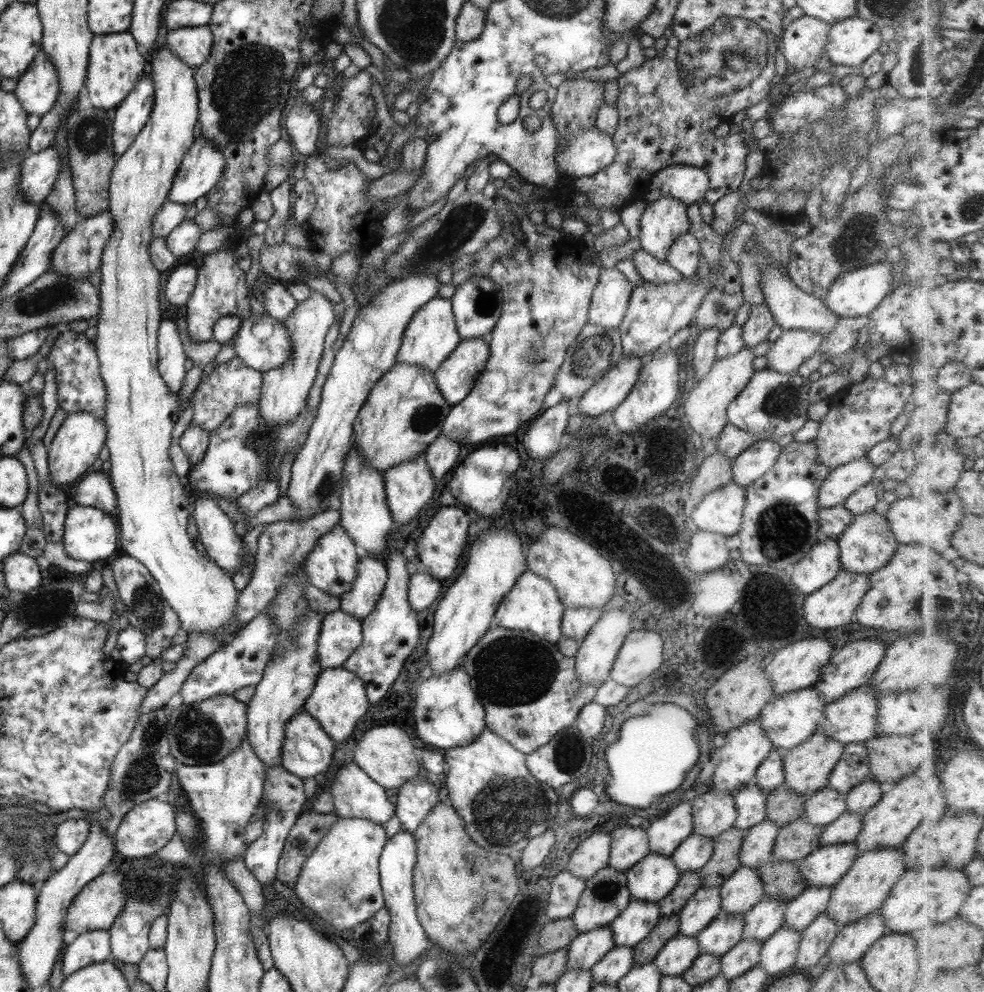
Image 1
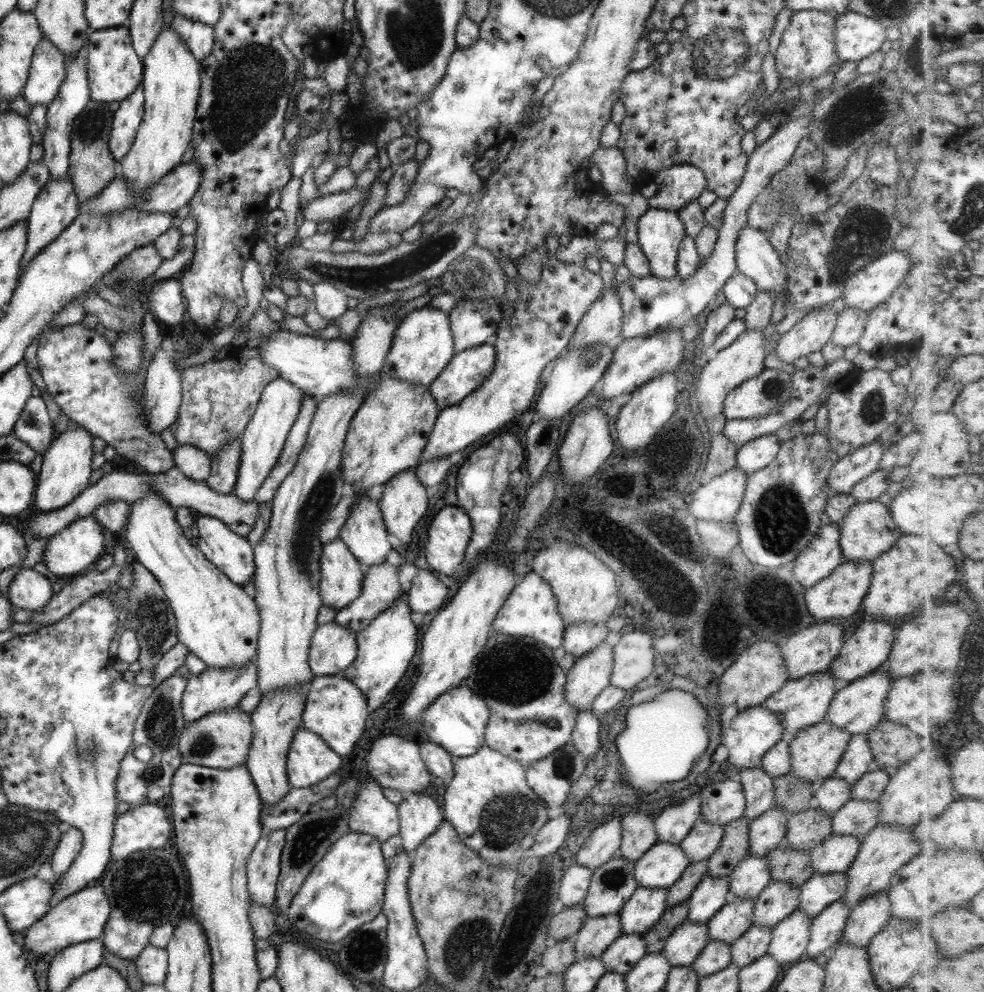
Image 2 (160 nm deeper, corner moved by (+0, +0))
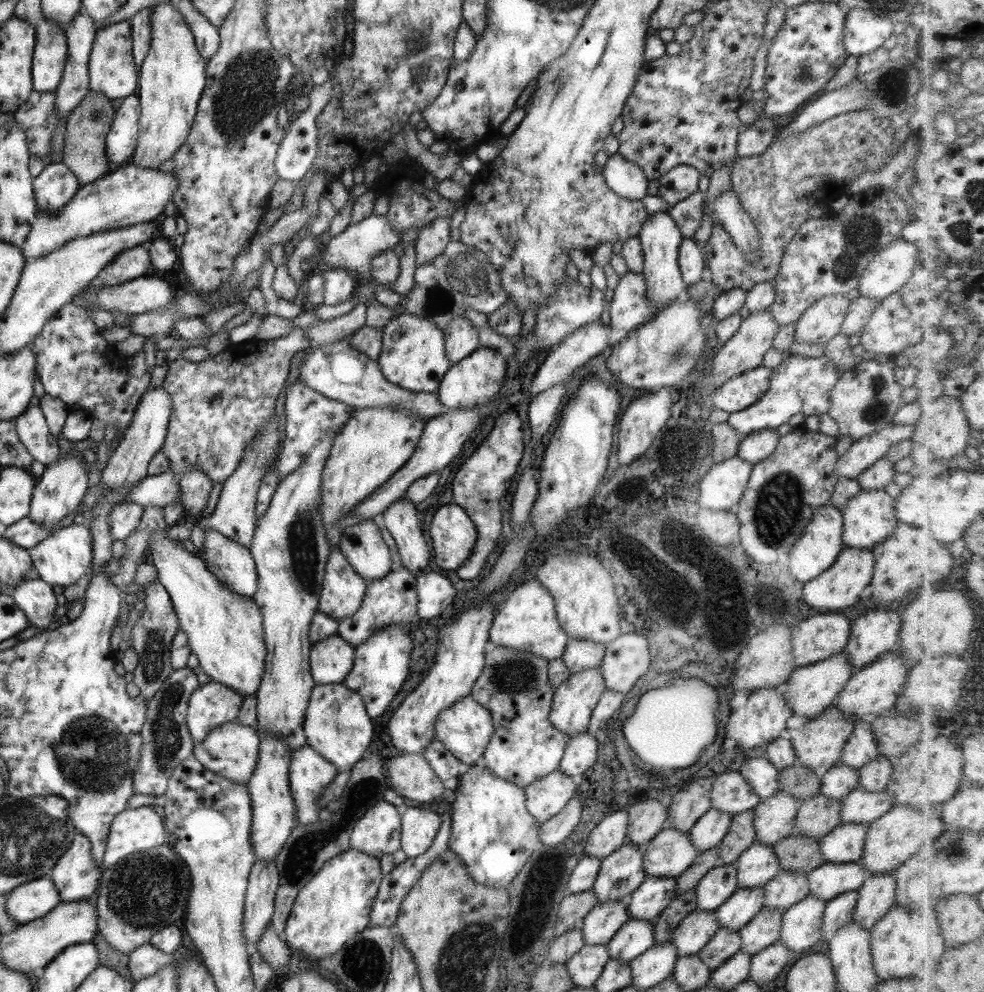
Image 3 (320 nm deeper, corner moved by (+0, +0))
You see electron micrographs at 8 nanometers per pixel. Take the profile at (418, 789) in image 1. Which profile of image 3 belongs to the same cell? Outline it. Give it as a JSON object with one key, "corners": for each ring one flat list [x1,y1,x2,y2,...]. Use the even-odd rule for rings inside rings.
{"corners":[[426,806,406,808,400,818,400,850,406,859,416,858,430,849,441,819]]}

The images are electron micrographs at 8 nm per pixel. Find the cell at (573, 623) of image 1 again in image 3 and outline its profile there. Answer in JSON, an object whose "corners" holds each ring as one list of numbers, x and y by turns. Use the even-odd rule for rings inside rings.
{"corners":[[569,638,560,659,570,674,586,668,598,668,604,655,605,644,595,644,592,640]]}

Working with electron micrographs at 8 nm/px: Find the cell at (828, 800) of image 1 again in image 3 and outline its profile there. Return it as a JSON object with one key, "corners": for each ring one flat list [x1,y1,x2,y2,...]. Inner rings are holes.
{"corners":[[835,763,820,779,820,795,841,801,851,790,857,788,858,772,850,766]]}

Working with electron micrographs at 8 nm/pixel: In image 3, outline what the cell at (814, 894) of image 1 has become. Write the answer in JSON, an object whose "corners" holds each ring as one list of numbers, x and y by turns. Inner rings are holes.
{"corners":[[857,862,827,863,807,873,809,895,828,901,843,891,857,890,868,877]]}

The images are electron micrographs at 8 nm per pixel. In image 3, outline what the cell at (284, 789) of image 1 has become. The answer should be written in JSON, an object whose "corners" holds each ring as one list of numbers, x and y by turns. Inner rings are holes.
{"corners":[[257,861,253,863,248,874,241,929,249,954,255,951,261,933,265,933,270,925,274,911,274,895,279,876,274,862]]}

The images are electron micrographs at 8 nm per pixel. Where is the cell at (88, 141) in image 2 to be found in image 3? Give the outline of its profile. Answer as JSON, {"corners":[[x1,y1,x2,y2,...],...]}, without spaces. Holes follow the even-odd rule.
{"corners":[[89,89,66,116,60,161,76,176,80,186,100,179,112,169,104,155,104,140,115,113,109,99]]}

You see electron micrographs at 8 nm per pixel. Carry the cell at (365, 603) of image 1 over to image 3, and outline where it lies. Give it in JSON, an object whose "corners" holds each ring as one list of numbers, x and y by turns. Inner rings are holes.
{"corners":[[402,566,390,570,379,580,368,581,361,606,351,616,338,621,336,634,355,648,363,644,378,628,385,628,391,624,405,628,413,622,413,616,416,614,415,583,416,578]]}

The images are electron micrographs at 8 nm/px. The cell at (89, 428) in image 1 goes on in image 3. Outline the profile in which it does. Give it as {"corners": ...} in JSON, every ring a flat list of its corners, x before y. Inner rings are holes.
{"corners":[[76,452,71,455,61,454,53,464,44,468,39,482,33,487,32,506,29,508,28,517,44,528,52,528,59,524,63,518,76,509,82,502,87,490,87,474,81,463,75,459]]}

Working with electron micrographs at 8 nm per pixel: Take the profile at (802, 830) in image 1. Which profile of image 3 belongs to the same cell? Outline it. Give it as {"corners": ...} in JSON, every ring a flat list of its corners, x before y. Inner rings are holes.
{"corners":[[815,796,800,802,791,834,801,834,811,840,821,840,825,833,839,825,841,803,825,796]]}

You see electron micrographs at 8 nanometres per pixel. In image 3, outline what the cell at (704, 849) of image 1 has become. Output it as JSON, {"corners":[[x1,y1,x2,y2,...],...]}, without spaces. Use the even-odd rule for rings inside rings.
{"corners":[[711,808,693,824,687,833,698,853,718,847,727,834,731,818,731,815]]}

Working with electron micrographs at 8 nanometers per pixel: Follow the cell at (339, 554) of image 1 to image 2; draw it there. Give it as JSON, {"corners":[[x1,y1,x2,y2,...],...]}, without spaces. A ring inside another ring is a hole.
{"corners":[[341,540,329,541,322,546,318,594,323,605,333,608,335,611,345,608,350,602,359,597,363,576,360,564,353,558,353,555]]}

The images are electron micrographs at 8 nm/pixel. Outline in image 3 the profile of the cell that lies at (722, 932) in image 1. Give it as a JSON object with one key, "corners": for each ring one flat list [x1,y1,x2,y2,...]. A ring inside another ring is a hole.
{"corners":[[737,888,714,911,719,928,738,931,753,919,764,906,764,888]]}

